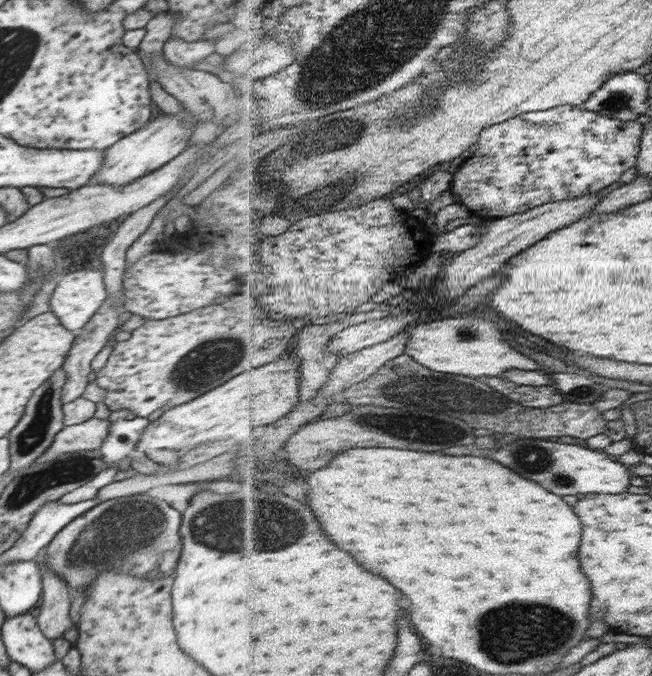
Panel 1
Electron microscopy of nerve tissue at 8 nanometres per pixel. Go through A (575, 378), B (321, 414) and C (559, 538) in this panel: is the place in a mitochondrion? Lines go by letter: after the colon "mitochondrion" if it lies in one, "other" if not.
A: other
B: other
C: other

